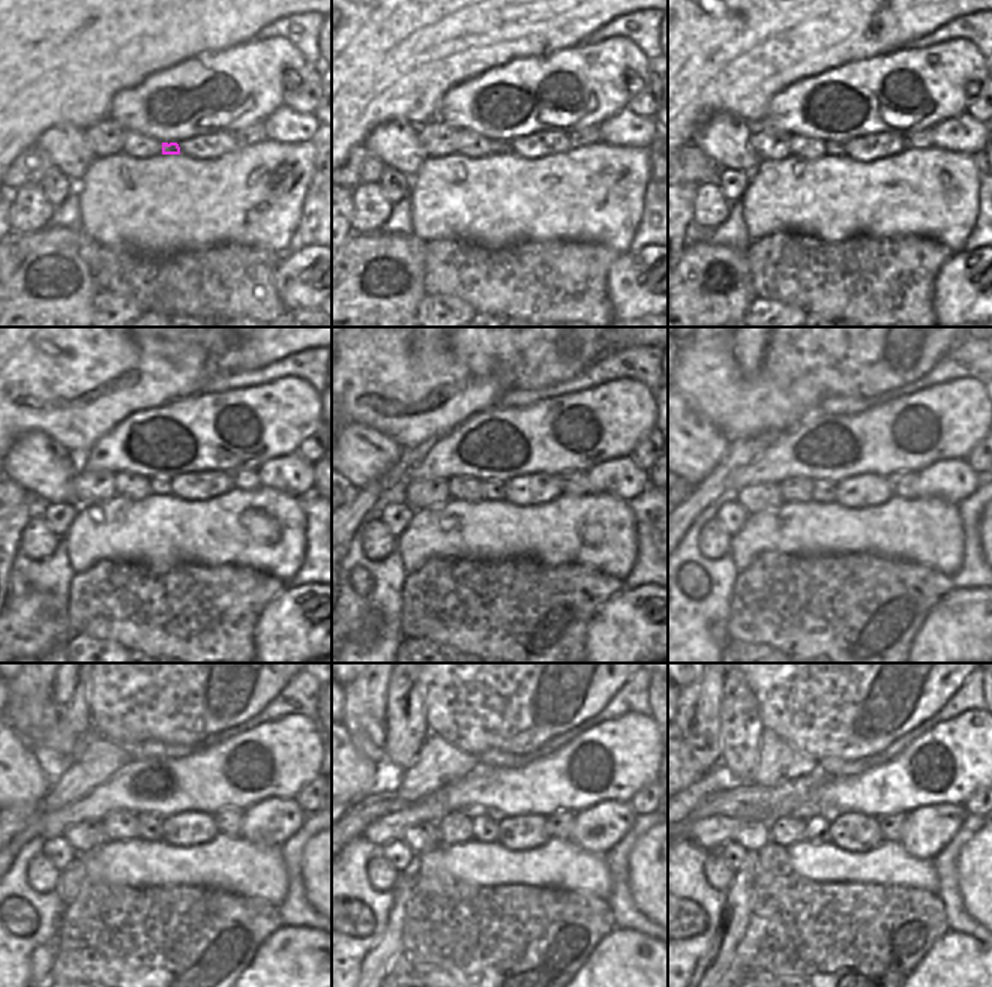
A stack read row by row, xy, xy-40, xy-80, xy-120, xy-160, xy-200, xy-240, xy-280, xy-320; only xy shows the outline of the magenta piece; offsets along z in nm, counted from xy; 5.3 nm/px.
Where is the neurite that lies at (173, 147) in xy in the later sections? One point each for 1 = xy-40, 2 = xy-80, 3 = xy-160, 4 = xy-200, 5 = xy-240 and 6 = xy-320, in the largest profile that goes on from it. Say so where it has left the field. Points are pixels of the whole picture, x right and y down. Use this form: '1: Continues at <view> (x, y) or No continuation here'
1: Continues at xy-40 (499, 147)
2: Continues at xy-80 (833, 149)
3: Continues at xy-160 (492, 489)
4: Continues at xy-200 (824, 491)
5: Continues at xy-240 (149, 825)
6: Continues at xy-320 (817, 831)

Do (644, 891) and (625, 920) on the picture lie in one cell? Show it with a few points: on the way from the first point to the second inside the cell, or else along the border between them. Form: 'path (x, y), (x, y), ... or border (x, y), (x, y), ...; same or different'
border (626, 870), (632, 902), (652, 921); different

